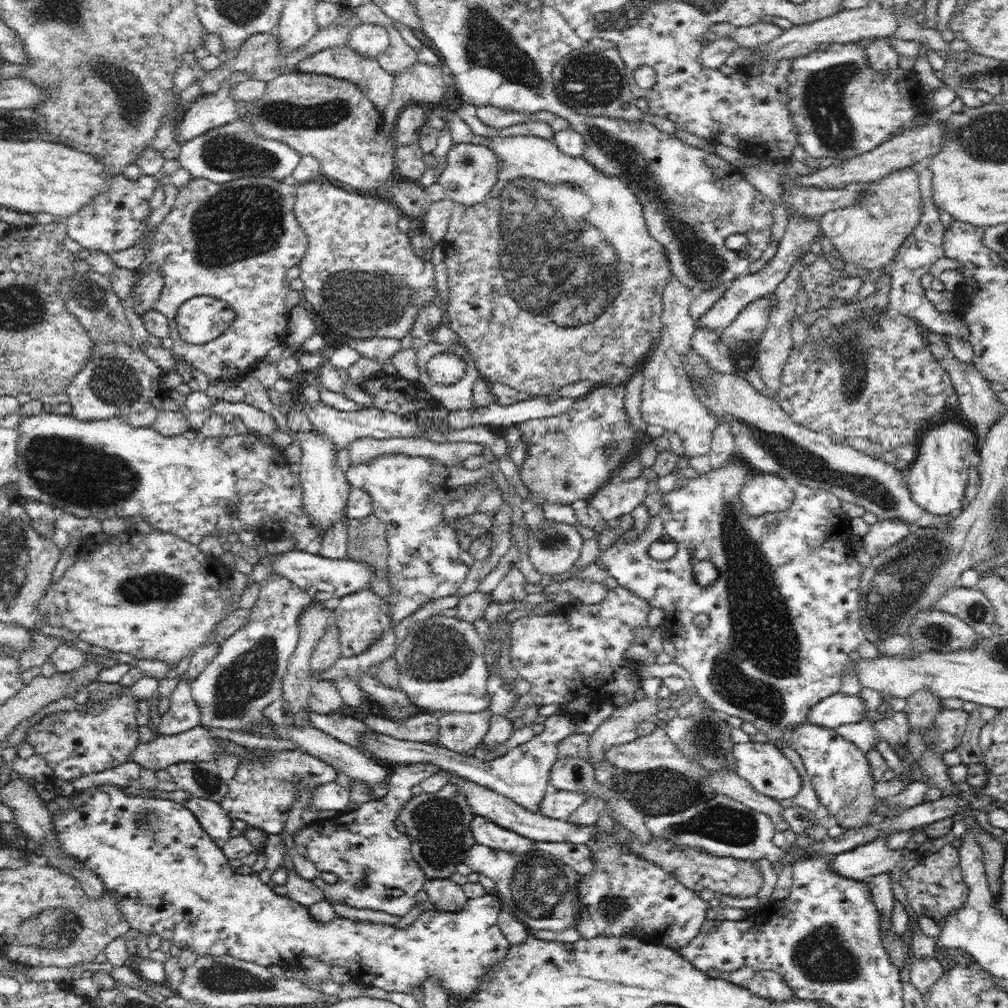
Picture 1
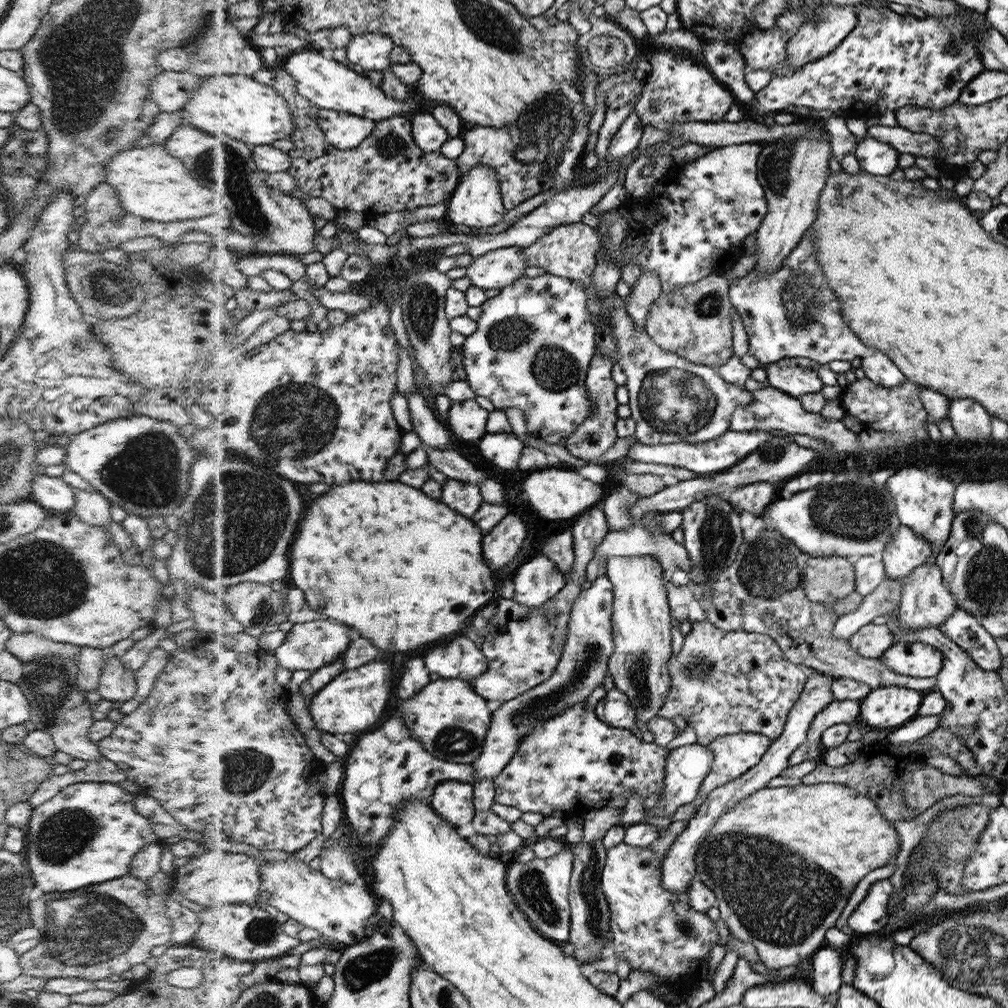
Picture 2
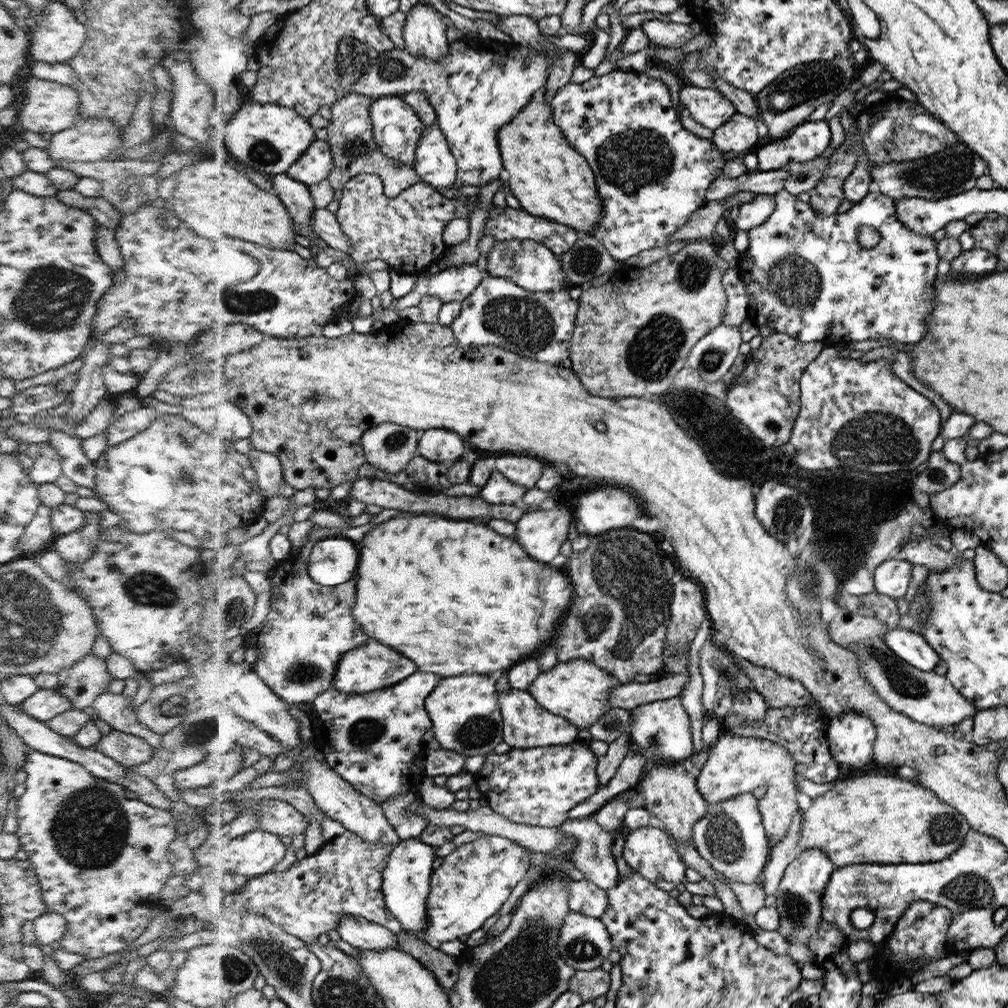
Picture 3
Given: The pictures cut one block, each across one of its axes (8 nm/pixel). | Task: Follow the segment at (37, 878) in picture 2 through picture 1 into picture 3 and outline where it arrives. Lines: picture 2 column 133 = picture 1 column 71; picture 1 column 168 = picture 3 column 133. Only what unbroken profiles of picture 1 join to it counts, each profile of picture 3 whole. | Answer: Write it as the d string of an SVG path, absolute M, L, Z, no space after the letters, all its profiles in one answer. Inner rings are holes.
M30 749L25 756L23 769L26 771L25 791L17 798L18 837L20 846L26 851L27 859L34 865L35 873L41 884L42 898L47 904L47 911L62 913L67 925L60 940L61 946L68 952L84 955L85 958L100 958L112 952L120 952L132 944L151 921L152 909L162 909L160 891L173 874L173 864L169 861L169 844L176 840L175 818L169 810L160 810L138 799L128 799L126 789L104 778L96 778L85 766L51 754Z

